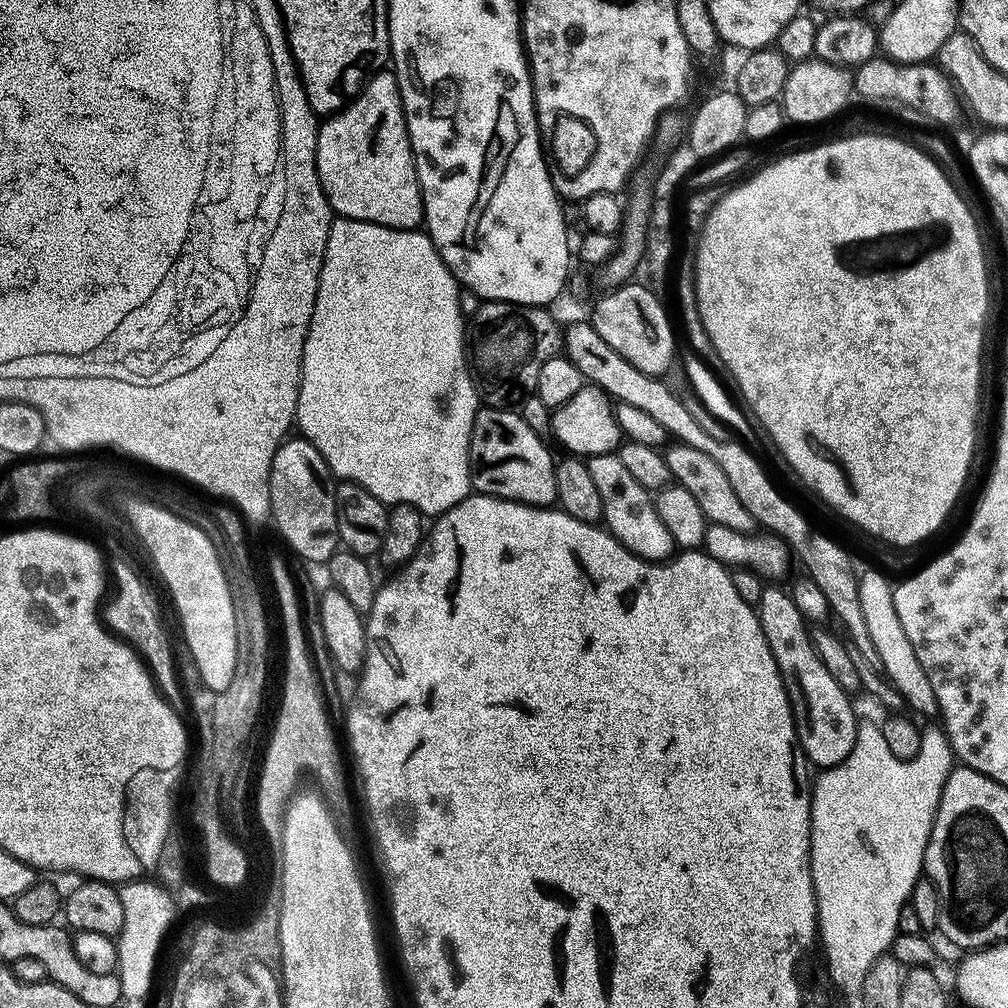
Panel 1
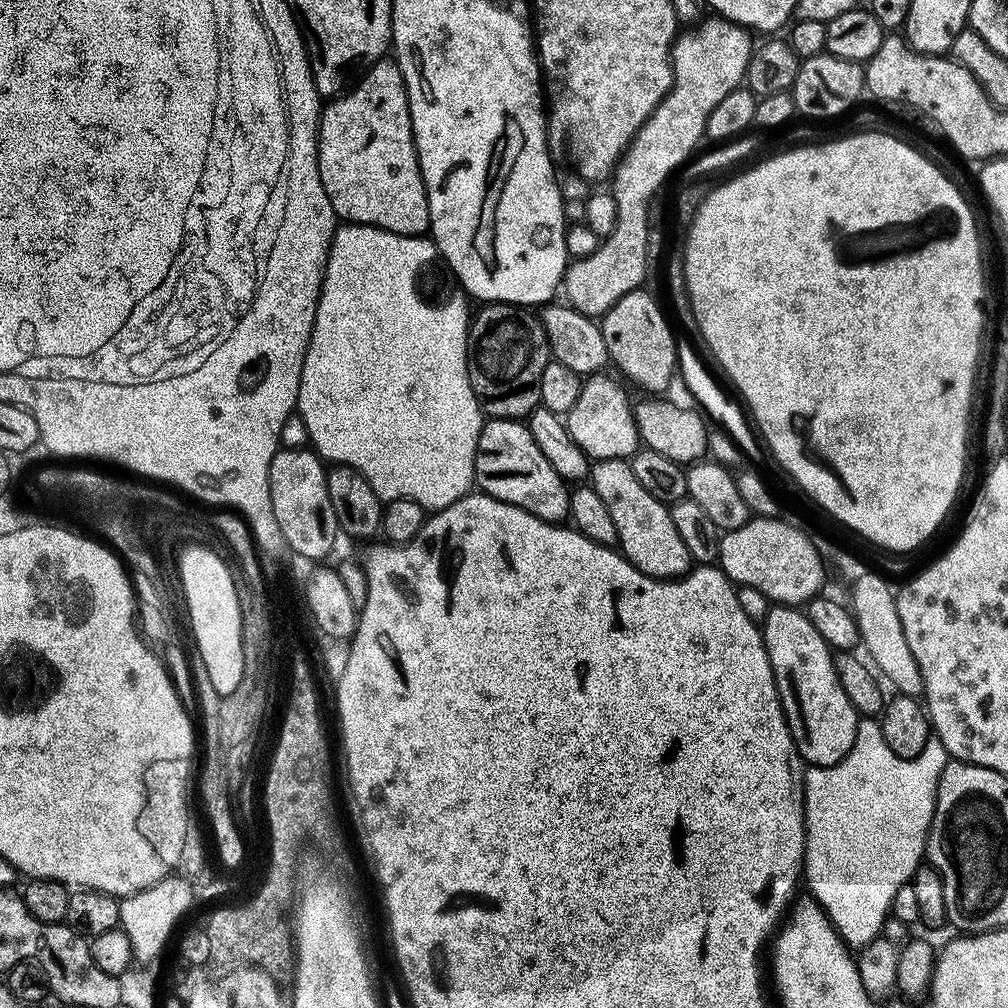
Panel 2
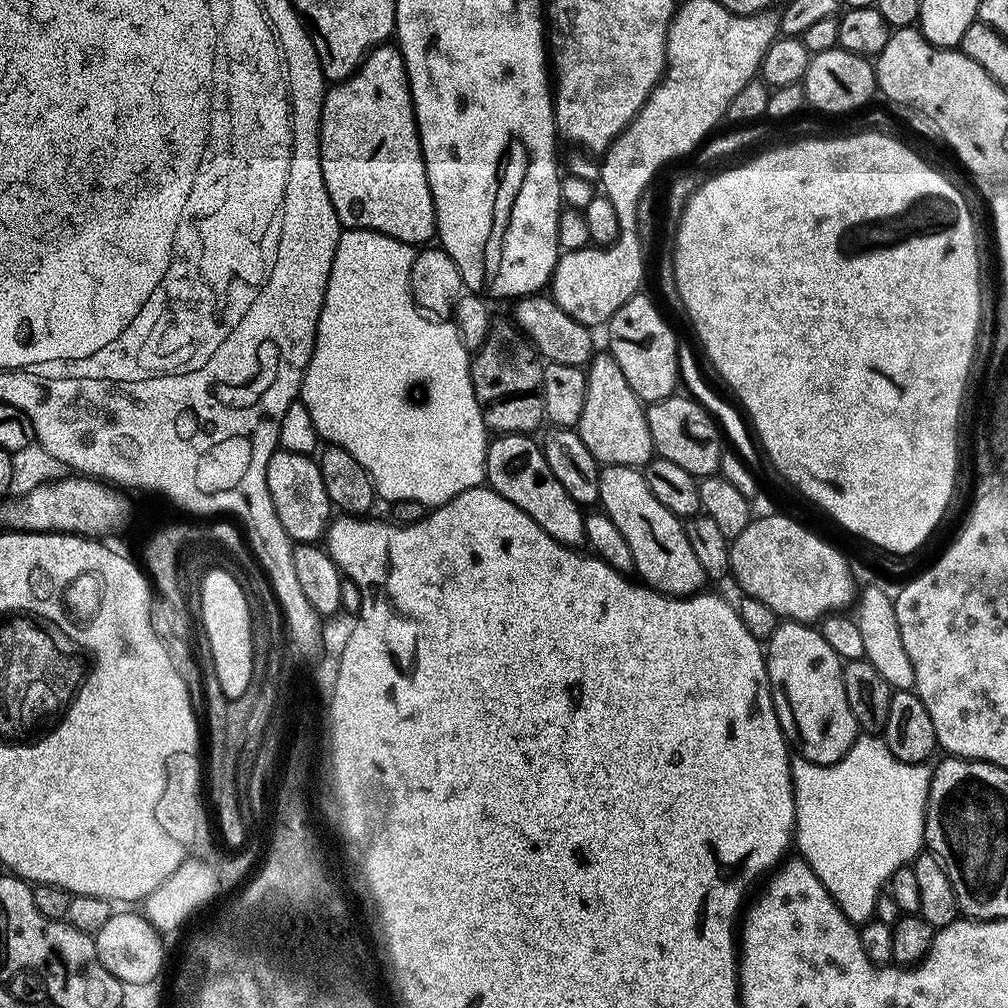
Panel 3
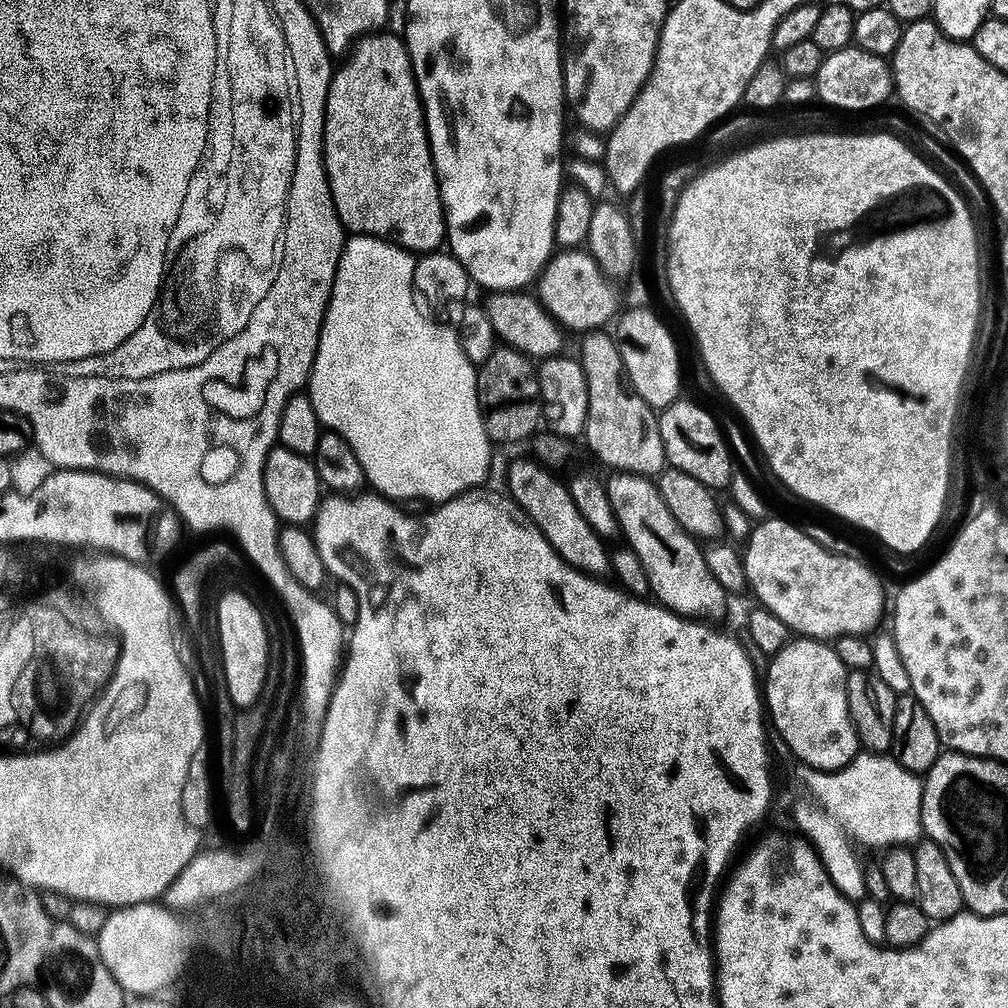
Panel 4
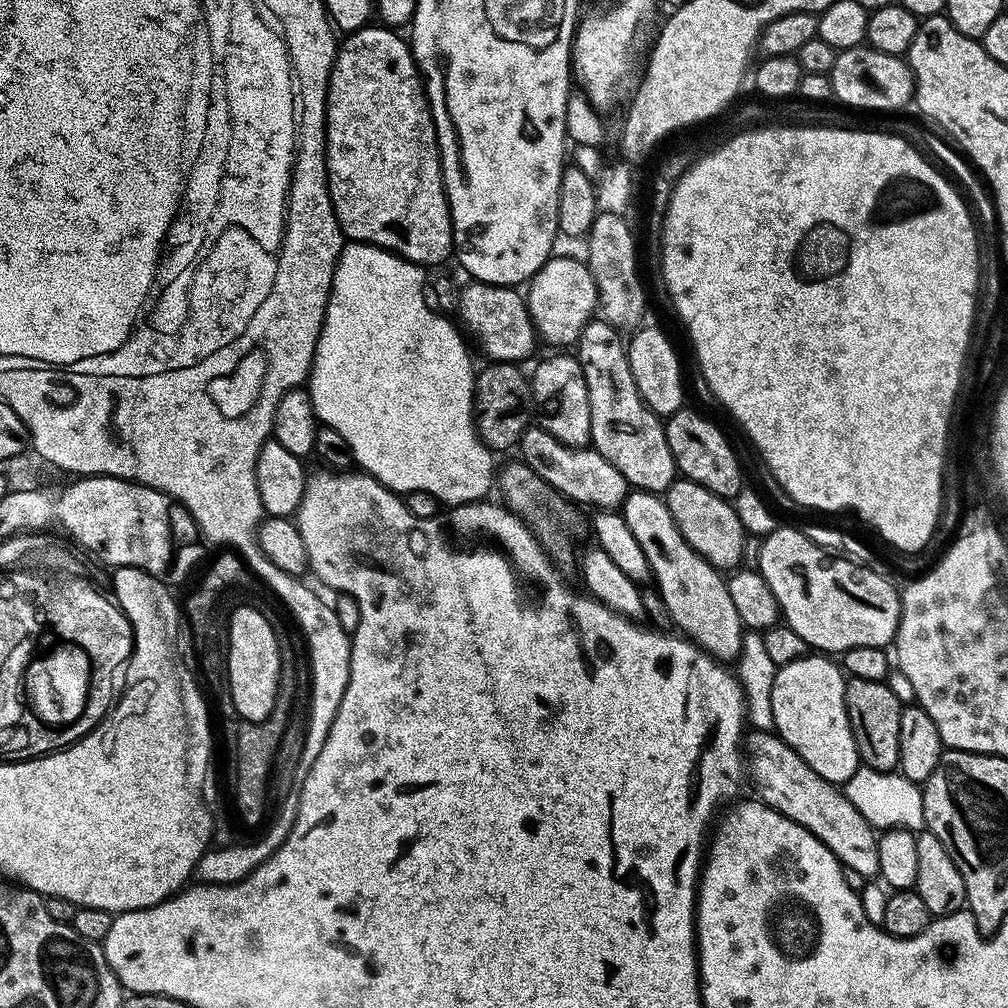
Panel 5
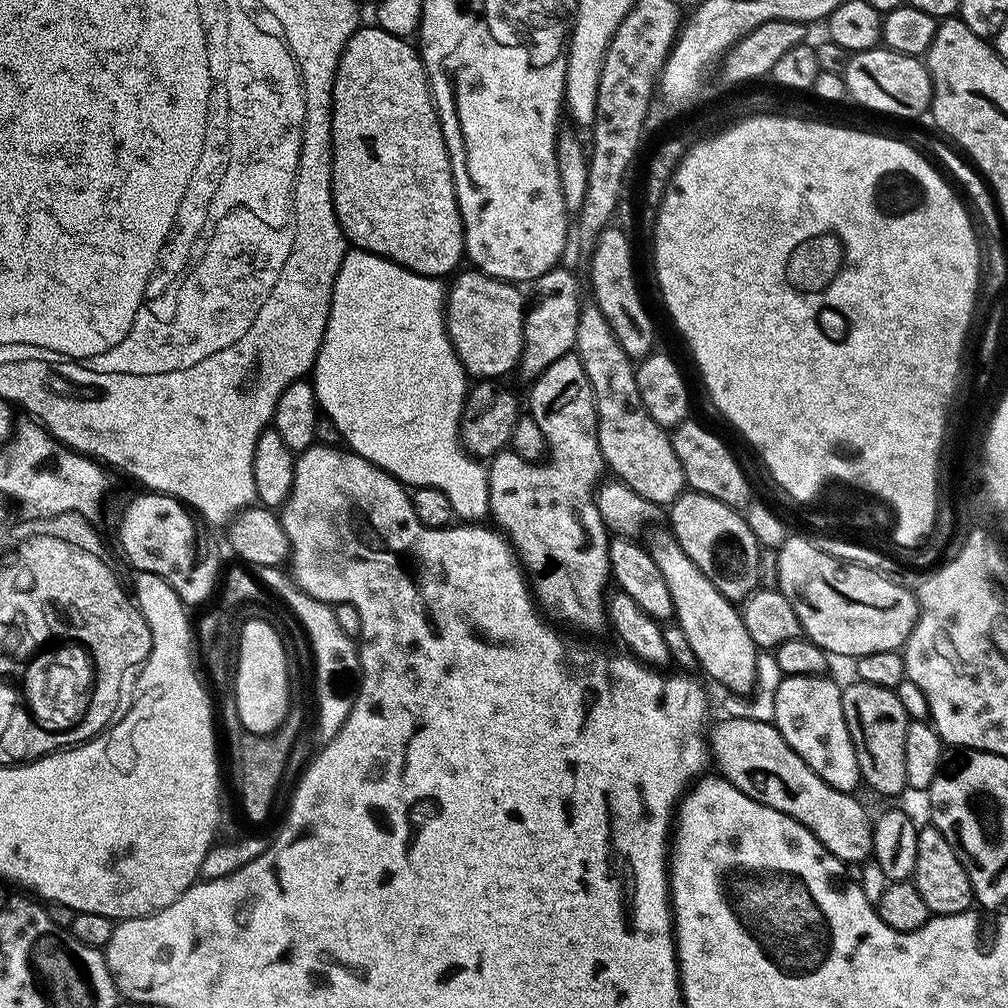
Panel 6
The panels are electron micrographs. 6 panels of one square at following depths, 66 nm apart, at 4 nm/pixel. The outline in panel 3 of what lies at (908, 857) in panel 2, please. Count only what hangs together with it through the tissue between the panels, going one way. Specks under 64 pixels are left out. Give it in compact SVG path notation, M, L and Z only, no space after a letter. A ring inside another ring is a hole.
M864 734L856 739L854 746L842 758L842 762L831 764L823 768L814 762L810 762L805 756L799 754L792 757L792 789L796 795L796 831L794 833L794 844L798 849L799 855L814 870L822 882L822 886L832 895L834 902L846 914L846 918L851 924L863 926L875 917L876 903L880 896L885 895L892 879L900 870L909 867L913 862L919 859L921 853L925 851L926 841L924 839L924 827L928 821L928 795L932 789L933 769L928 764L907 764L898 762L894 754L890 754L888 744L876 734Z

